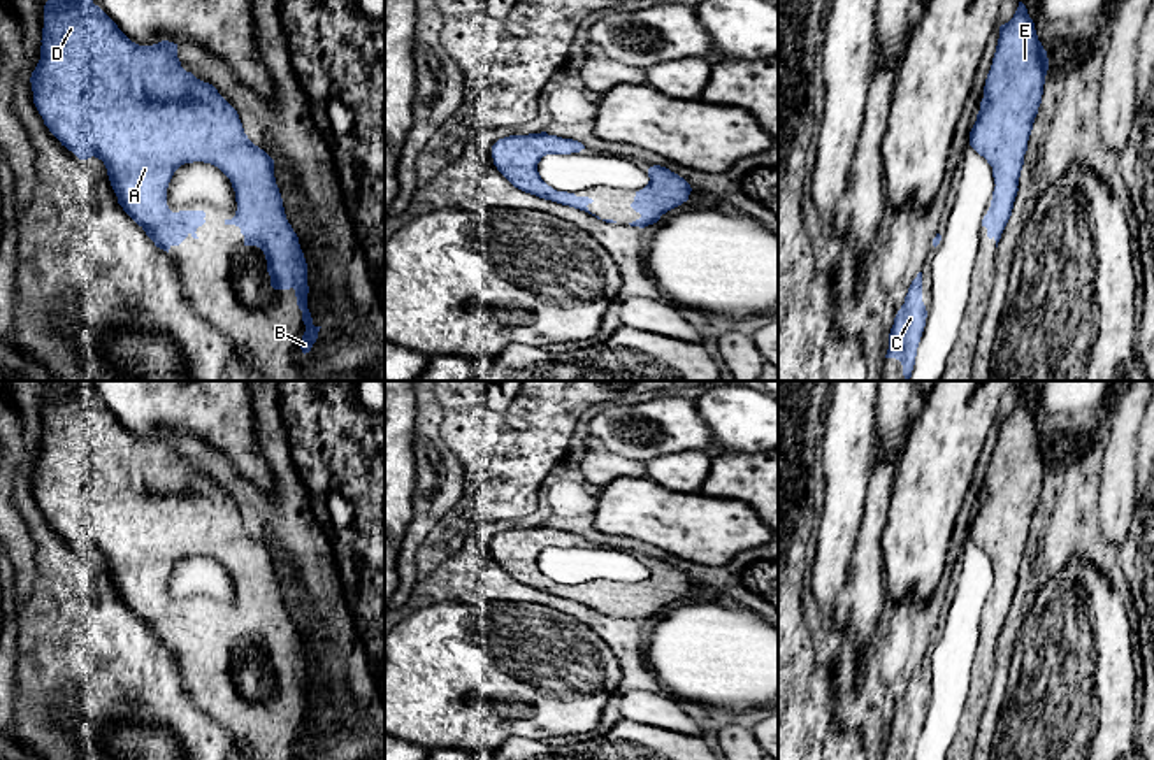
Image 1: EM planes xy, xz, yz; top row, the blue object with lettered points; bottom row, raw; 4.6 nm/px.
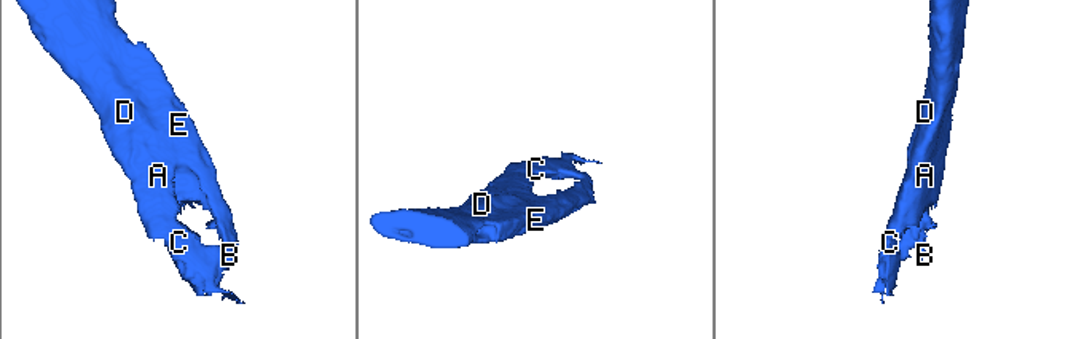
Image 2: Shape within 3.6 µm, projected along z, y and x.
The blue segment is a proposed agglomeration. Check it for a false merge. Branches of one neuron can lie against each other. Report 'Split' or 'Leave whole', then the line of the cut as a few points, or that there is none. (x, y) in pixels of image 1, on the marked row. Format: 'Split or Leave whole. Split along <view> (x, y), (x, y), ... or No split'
Leave whole. No split

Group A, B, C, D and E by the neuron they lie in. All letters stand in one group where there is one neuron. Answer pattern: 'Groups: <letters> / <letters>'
Groups: A B C D E

